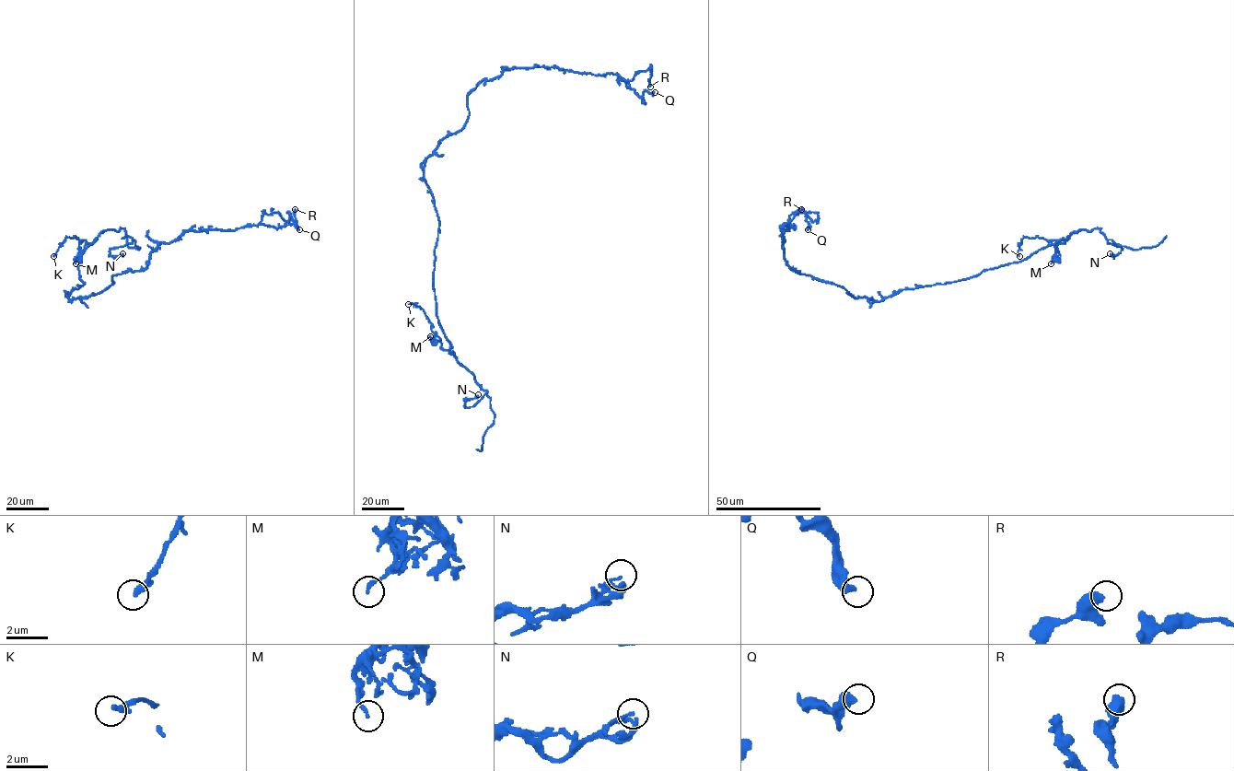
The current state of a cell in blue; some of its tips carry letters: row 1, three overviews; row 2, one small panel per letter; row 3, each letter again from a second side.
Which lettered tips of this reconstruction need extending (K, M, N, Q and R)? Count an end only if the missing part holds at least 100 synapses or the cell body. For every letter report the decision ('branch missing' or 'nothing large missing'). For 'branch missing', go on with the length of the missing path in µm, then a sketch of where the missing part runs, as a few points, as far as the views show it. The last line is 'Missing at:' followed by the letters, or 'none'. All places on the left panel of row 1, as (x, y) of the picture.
K: nothing large missing
M: nothing large missing
N: nothing large missing
Q: nothing large missing
R: nothing large missing
Missing at: none

